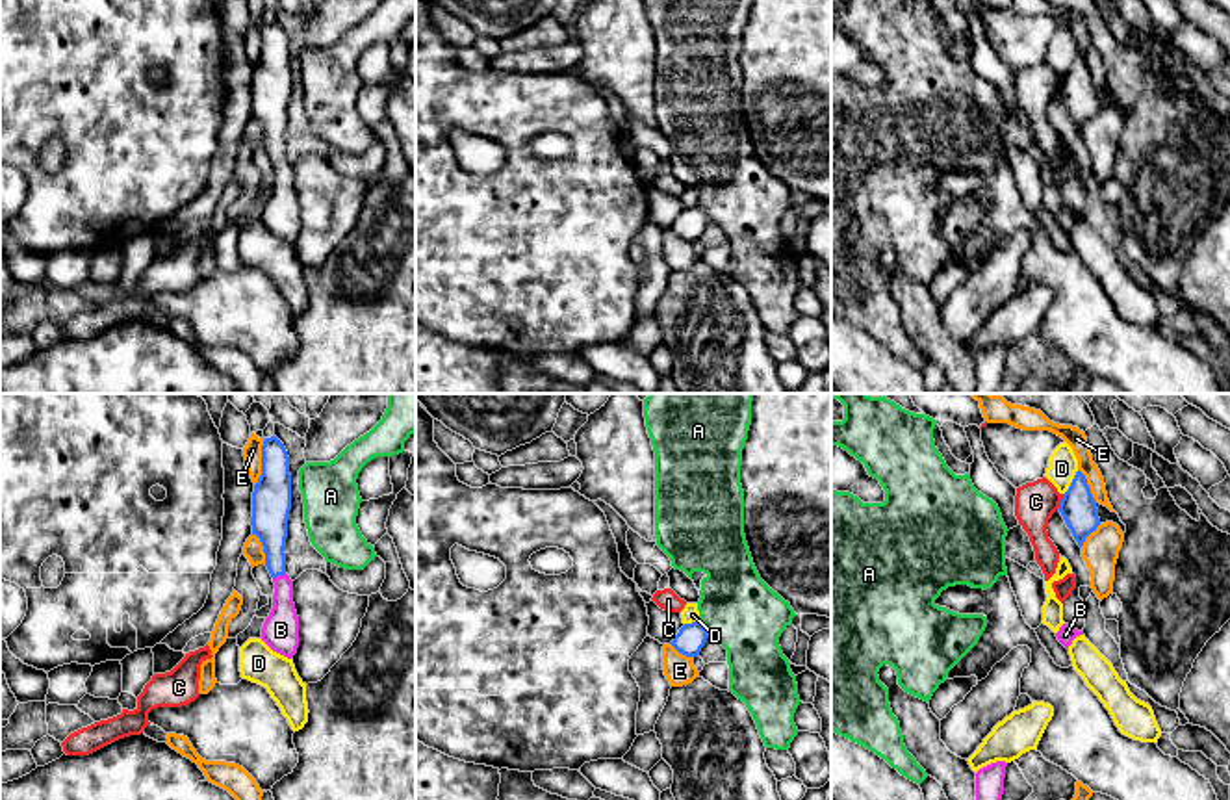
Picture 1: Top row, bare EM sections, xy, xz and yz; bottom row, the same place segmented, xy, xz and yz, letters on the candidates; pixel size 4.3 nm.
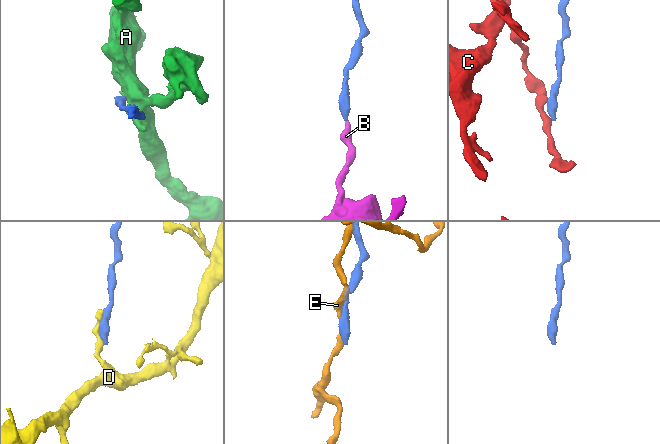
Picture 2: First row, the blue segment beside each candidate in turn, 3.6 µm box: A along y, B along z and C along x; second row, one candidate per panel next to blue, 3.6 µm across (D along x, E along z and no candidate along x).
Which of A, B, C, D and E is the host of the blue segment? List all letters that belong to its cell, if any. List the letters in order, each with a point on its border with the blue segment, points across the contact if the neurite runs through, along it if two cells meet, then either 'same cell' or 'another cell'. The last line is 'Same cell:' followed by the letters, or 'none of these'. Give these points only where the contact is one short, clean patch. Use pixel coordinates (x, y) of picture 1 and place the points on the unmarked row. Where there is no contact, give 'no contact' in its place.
A: contact xz (704, 212); border xz (698, 205), (709, 219); another cell
B: contact xy (279, 158); way xy (269, 103), (279, 158), (281, 214); same cell
C: contact yz (1062, 86); border yz (1063, 78), (1056, 93); another cell
D: contact yz (1071, 67); another cell
E: contact xy (262, 47); border xy (264, 25), (262, 58), (255, 69); another cell
Same cell: B

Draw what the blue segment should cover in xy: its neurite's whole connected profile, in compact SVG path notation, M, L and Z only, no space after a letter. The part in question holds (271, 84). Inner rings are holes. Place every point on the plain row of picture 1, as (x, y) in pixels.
M265 22L262 59L252 76L252 119L263 130L265 150L275 167L273 193L263 206L262 225L276 238L293 243L299 232L299 200L293 187L293 165L286 158L286 123L291 95L289 41L284 28Z

